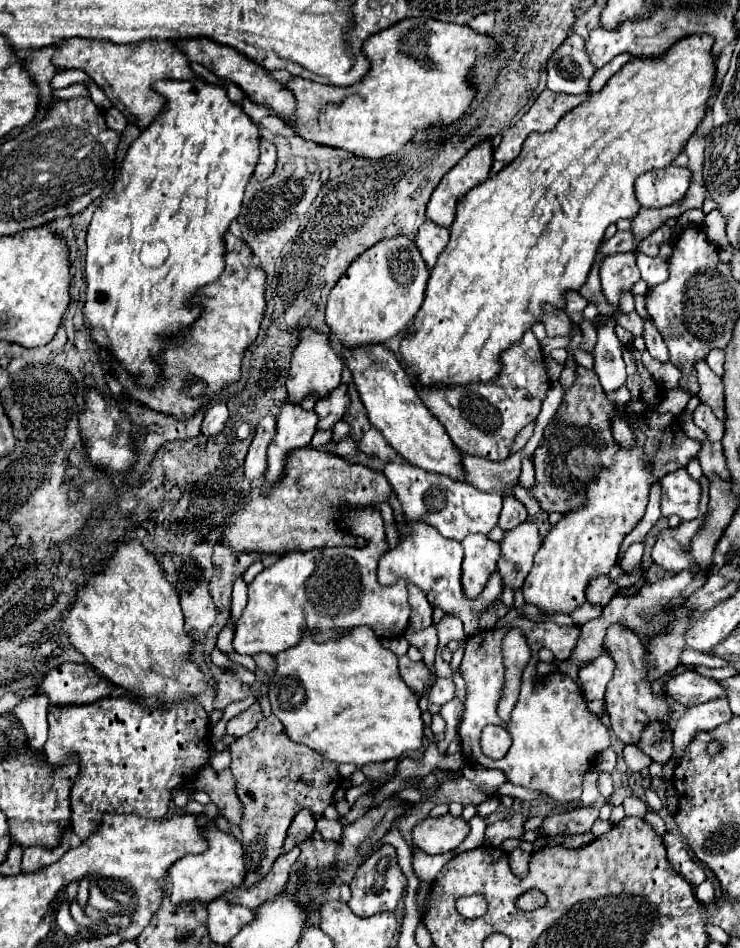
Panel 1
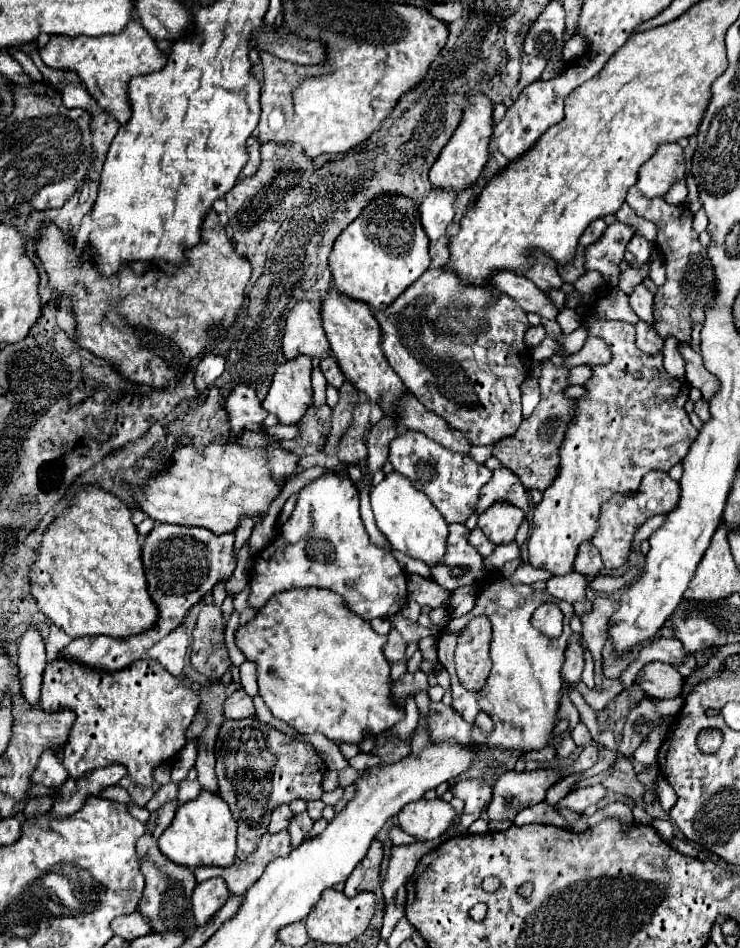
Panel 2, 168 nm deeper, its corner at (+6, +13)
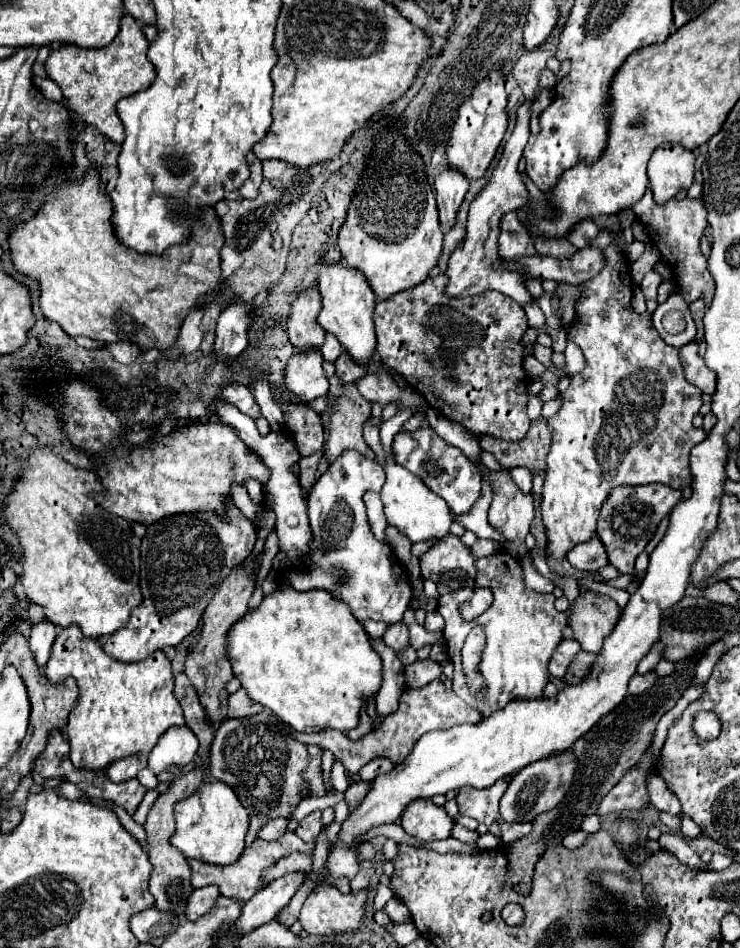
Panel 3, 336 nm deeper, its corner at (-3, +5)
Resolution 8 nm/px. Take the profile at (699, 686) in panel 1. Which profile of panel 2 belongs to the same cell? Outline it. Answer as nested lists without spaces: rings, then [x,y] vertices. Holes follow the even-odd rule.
[[[648,663],[638,675],[638,685],[658,699],[674,699],[684,687],[684,677],[670,663]]]

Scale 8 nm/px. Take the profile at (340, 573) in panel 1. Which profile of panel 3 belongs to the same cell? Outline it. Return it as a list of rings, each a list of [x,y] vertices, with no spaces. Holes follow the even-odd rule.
[[[345,451],[345,455],[339,455],[339,459],[335,459],[335,463],[331,463],[317,479],[307,499],[309,523],[313,529],[311,559],[315,565],[311,571],[291,569],[283,581],[291,583],[299,591],[315,587],[331,591],[337,599],[343,599],[351,607],[355,619],[359,621],[373,619],[397,623],[403,619],[403,613],[411,603],[411,583],[393,549],[387,543],[377,541],[371,533],[363,503],[363,495],[367,491],[381,491],[383,481],[385,473],[377,461],[361,455],[359,451]],[[347,521],[351,521],[349,531]],[[337,573],[347,573],[347,583],[341,587],[335,583]]]

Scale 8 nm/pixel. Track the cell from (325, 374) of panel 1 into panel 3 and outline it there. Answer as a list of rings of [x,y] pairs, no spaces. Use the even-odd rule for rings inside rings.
[[[303,289],[299,297],[291,303],[291,313],[287,317],[287,335],[289,341],[299,349],[313,349],[323,345],[325,331],[317,323],[321,311],[321,295],[317,289]]]

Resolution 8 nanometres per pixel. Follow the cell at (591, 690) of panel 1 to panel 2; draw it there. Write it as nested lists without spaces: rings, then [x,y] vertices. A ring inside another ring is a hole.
[[[572,637],[568,647],[566,647],[566,661],[564,661],[564,667],[562,667],[562,677],[568,683],[578,683],[582,671],[584,671],[584,649]]]

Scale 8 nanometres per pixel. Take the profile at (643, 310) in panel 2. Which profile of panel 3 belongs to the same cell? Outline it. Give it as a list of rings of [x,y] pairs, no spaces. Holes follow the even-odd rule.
[[[653,269],[645,275],[645,279],[641,281],[641,291],[643,291],[643,295],[645,295],[647,301],[649,299],[657,299],[657,287],[659,287],[661,281],[663,281],[661,275],[657,271],[653,271]]]

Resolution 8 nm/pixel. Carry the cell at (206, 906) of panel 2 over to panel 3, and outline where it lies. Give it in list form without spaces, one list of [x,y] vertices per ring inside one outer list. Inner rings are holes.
[[[207,885],[203,889],[195,889],[191,893],[191,899],[187,901],[187,915],[185,917],[189,921],[197,921],[201,915],[211,911],[211,907],[215,905],[217,897],[219,897],[219,889],[215,885]]]

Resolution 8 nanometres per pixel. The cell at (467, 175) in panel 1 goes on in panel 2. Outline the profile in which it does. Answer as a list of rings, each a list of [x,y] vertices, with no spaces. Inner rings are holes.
[[[480,93],[472,95],[470,105],[462,115],[462,123],[458,125],[452,139],[446,143],[440,157],[436,159],[436,163],[430,169],[432,187],[460,193],[462,189],[474,185],[488,161],[490,137],[492,137],[492,103],[486,95],[480,95]]]

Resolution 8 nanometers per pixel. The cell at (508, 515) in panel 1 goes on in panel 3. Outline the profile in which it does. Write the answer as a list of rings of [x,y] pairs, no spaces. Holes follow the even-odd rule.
[[[513,467],[513,469],[509,469],[509,473],[511,473],[513,481],[519,485],[519,489],[523,493],[531,493],[531,479],[533,479],[533,475],[531,475],[529,469],[525,469],[525,467]]]

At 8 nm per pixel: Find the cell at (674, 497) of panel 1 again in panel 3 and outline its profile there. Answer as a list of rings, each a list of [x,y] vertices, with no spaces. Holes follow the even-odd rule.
[[[619,485],[611,489],[609,497],[601,505],[601,513],[597,519],[597,537],[601,539],[607,559],[613,567],[619,569],[621,575],[631,575],[633,579],[641,579],[635,575],[635,559],[641,551],[645,551],[649,539],[653,537],[661,519],[681,501],[681,491],[675,491],[667,485]]]

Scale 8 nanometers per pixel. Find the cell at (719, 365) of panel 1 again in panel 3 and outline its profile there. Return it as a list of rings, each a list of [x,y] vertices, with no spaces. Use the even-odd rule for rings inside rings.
[[[697,299],[695,303],[689,305],[689,309],[691,309],[693,321],[697,325],[697,337],[695,337],[695,341],[699,343],[699,355],[703,357],[705,355],[705,339],[703,339],[703,321],[701,319],[703,319],[703,313],[705,313],[705,301]]]

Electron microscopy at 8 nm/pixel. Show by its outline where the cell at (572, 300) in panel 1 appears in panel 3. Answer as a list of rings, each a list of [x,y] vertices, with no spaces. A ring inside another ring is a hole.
[[[509,211],[503,215],[499,225],[499,255],[503,259],[519,259],[523,255],[535,255],[527,229],[519,223],[517,213]]]

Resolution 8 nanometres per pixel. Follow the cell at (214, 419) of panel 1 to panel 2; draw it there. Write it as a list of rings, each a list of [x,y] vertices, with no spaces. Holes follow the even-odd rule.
[[[206,355],[198,367],[196,367],[196,389],[200,393],[204,393],[206,389],[210,389],[214,385],[214,381],[224,373],[224,359],[218,357],[218,355]]]

